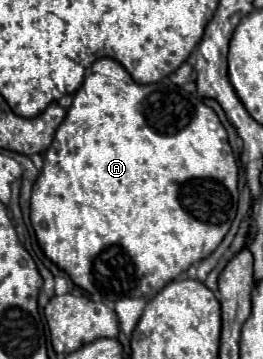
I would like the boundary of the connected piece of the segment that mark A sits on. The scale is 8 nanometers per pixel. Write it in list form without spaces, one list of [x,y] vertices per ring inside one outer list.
[[[99,58],[89,66],[89,70],[85,70],[83,86],[75,94],[65,120],[57,128],[57,134],[45,152],[43,170],[31,194],[31,226],[35,230],[43,254],[53,264],[57,264],[57,268],[67,272],[75,286],[87,290],[89,294],[97,294],[109,302],[117,302],[123,298],[151,300],[165,288],[165,284],[175,280],[175,276],[179,276],[181,272],[187,272],[189,266],[207,258],[221,244],[237,212],[237,196],[239,196],[237,176],[239,176],[239,166],[227,142],[227,132],[219,122],[217,114],[197,94],[185,92],[183,88],[171,84],[167,78],[147,86],[137,84],[117,60]]]

